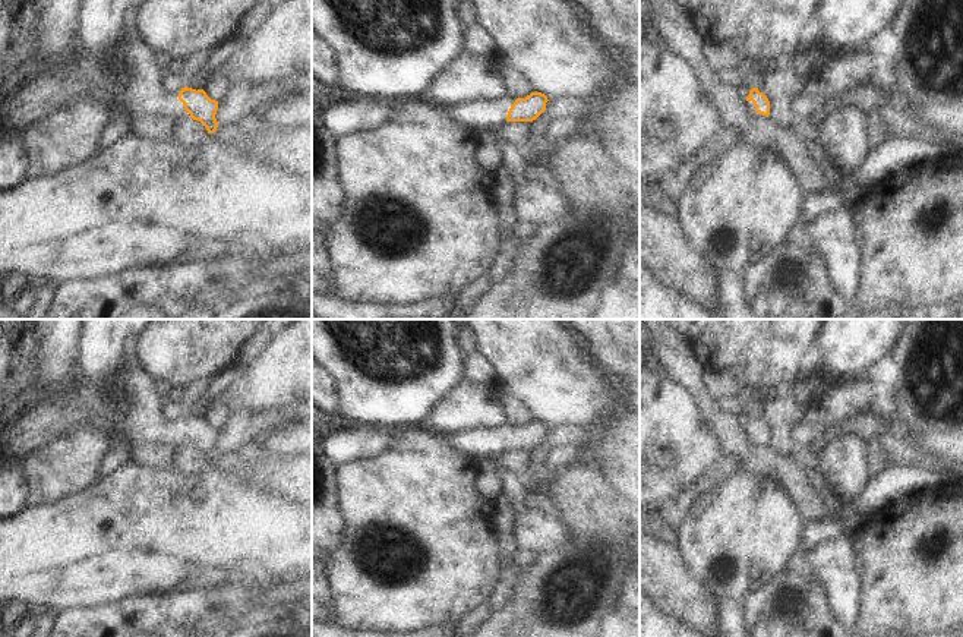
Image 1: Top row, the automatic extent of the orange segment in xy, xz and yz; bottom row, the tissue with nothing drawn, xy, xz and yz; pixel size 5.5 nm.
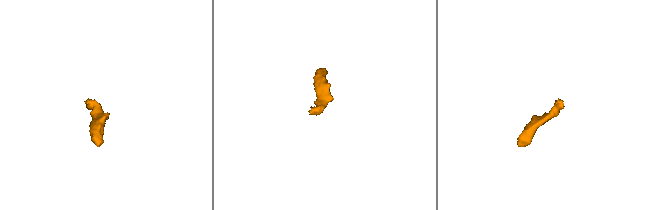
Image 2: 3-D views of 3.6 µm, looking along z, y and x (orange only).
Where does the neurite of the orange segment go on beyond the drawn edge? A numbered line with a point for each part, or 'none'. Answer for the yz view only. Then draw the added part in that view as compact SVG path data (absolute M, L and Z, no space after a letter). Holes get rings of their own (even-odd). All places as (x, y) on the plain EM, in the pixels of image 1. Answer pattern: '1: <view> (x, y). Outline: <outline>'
1: yz (750, 432). Outline: M746 429L746 436L751 441L754 448L761 448L761 447L767 447L767 444L762 444L760 441L755 439L755 433L752 429Z

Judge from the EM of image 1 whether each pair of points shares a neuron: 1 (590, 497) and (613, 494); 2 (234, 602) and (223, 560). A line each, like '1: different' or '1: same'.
1: same
2: different

